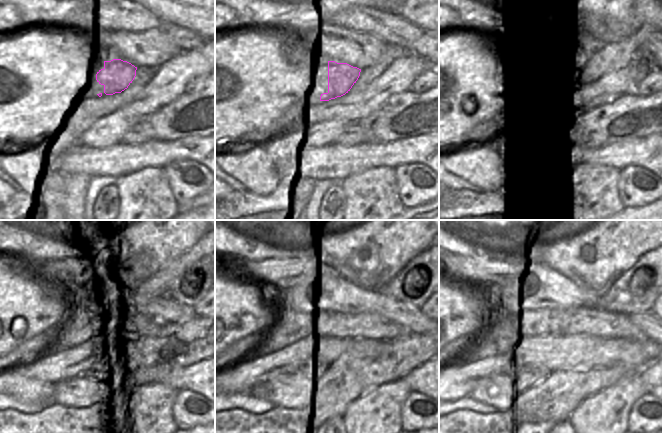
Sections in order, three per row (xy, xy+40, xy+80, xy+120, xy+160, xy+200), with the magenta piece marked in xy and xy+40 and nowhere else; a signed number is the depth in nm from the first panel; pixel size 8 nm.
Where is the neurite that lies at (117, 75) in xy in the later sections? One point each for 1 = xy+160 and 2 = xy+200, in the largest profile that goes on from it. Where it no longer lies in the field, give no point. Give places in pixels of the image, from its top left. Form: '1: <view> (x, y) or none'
1: xy+160 (321, 322)
2: xy+200 (596, 322)

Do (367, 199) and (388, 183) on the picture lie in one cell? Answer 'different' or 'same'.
same

